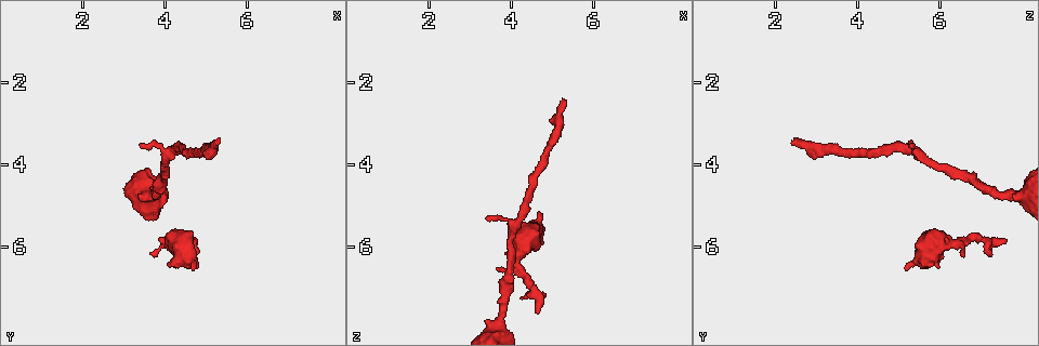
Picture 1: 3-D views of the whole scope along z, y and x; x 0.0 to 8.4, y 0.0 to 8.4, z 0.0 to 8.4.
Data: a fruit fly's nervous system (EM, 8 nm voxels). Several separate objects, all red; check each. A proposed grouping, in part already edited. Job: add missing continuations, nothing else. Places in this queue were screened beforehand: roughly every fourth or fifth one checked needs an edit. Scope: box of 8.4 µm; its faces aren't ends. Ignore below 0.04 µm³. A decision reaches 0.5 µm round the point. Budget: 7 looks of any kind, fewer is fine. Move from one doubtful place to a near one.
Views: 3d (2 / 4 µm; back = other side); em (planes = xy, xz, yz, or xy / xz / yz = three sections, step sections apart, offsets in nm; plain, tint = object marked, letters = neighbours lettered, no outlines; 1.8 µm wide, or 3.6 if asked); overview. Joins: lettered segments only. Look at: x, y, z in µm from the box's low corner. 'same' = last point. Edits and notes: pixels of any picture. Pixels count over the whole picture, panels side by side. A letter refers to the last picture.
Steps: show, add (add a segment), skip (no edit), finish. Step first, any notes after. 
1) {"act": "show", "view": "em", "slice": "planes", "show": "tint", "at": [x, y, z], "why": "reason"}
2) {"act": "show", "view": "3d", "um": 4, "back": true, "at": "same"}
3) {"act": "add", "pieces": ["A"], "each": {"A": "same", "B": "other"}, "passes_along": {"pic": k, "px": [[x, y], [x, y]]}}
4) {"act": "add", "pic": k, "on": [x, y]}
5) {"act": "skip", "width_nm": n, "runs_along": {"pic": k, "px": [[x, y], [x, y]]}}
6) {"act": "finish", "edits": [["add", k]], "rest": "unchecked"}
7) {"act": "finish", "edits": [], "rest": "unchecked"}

{"act": "show", "view": "3d", "um": 2, "at": [5.30, 3.40, 2.45], "why": "free end"}

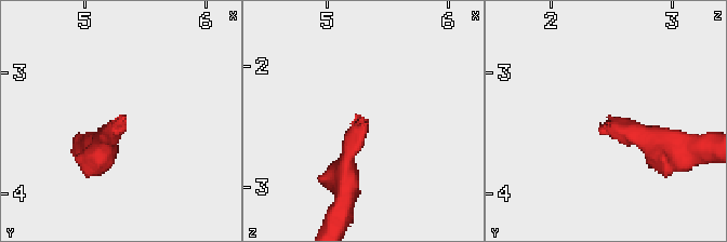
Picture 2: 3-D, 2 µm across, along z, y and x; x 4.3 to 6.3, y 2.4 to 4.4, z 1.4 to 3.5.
{"act": "show", "view": "em", "slice": "yz", "step": 8, "show": "tint", "at": [5.28, 3.42, 2.44]}

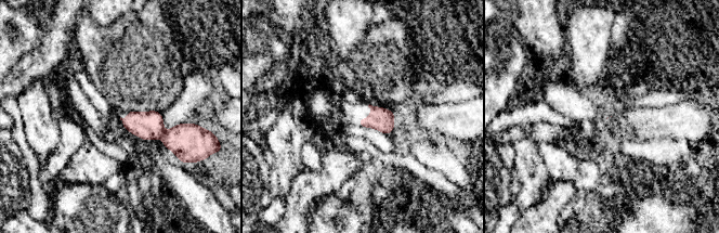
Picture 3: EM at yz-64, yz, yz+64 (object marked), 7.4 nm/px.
{"act": "show", "view": "em", "slice": "planes", "show": "letters", "at": "same"}

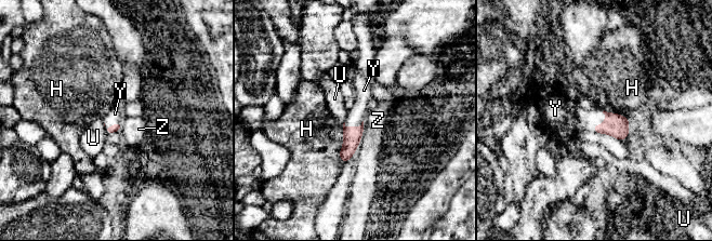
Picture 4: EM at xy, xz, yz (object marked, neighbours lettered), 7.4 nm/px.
{"act": "add", "pieces": ["Y"], "each": {"H": "other", "U": "other", "Y": "same", "Z": "other"}, "passes_along": {"pic": 4, "px": [[617, 125], [604, 121], [584, 117]]}, "found": "it goes on there"}

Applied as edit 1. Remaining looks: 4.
{"act": "show", "view": "overview"}

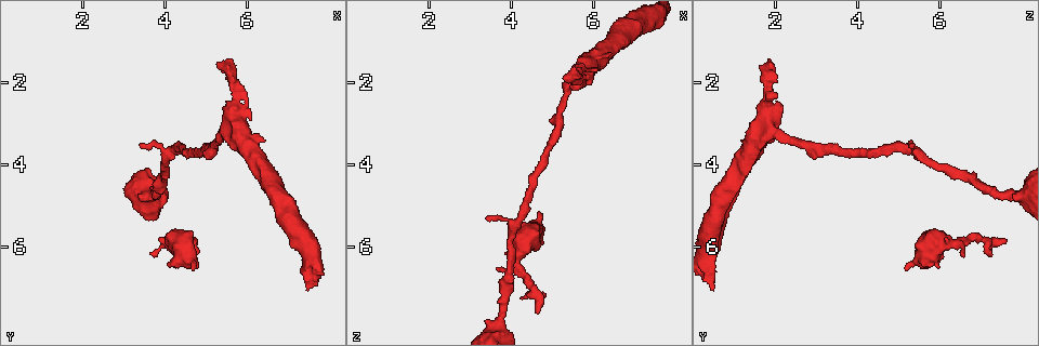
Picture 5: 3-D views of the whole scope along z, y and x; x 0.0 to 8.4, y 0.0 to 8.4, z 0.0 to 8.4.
{"act": "show", "view": "em", "slice": "planes", "show": "tint", "at": [4.75, 6.50, 5.20], "why": "an open end"}

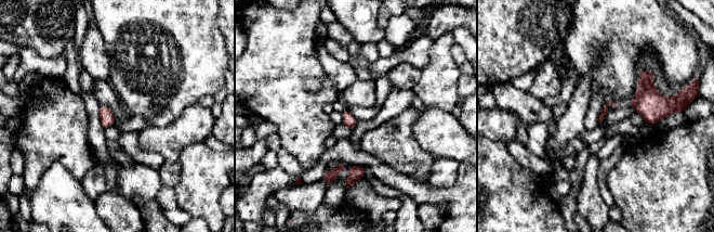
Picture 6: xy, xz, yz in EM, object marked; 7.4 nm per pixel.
{"act": "show", "view": "em", "slice": "planes", "show": "letters", "at": "same"}

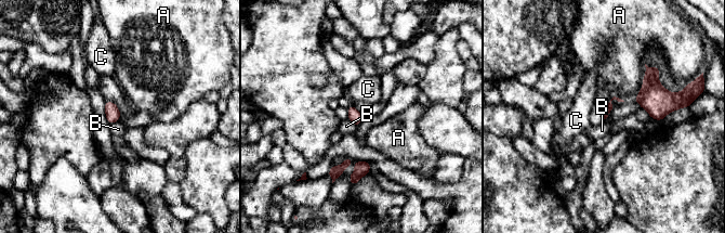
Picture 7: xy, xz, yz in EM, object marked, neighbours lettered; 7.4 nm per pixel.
{"act": "skip", "each": {"A": "other", "B": "other", "C": "other"}, "border": {"pic": 7, "px": [[118, 119], [110, 125]]}, "found": "none of them fits"}

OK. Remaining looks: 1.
{"act": "finish", "edits": [["add", 4]], "rest": "unchecked"}

